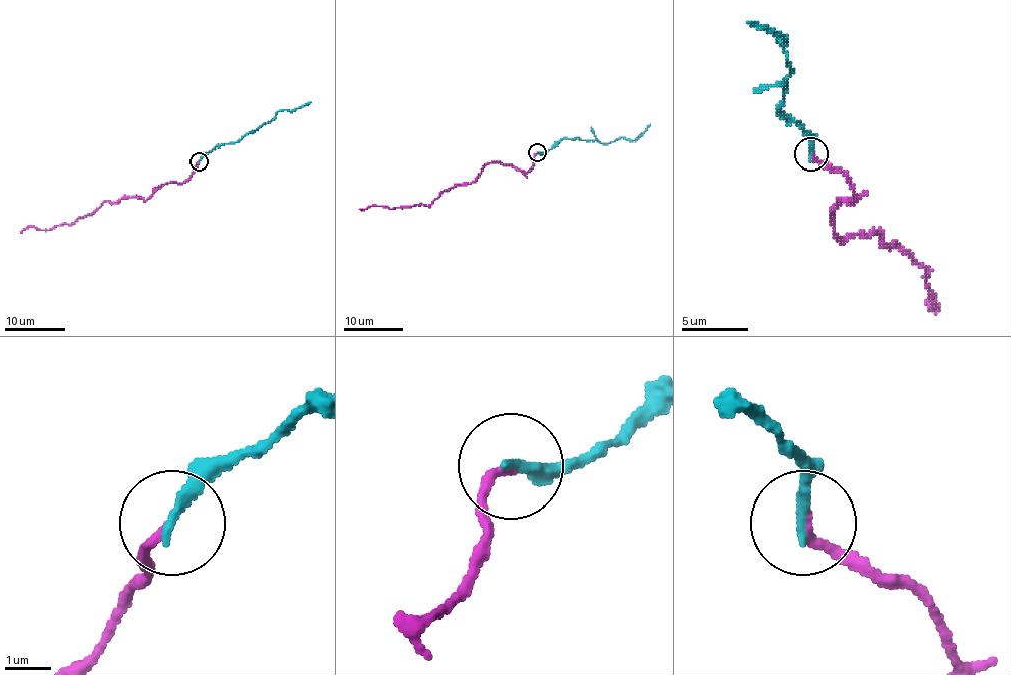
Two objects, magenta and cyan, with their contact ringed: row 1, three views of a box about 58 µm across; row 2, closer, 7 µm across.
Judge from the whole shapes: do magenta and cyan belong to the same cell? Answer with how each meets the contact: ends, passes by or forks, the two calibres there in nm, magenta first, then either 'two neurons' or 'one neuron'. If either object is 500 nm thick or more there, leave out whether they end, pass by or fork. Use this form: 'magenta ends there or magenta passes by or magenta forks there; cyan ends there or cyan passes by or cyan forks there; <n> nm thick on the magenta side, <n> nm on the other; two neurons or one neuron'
magenta ends there; cyan ends there; 200 nm thick on the magenta side, 240 nm on the other; one neuron

